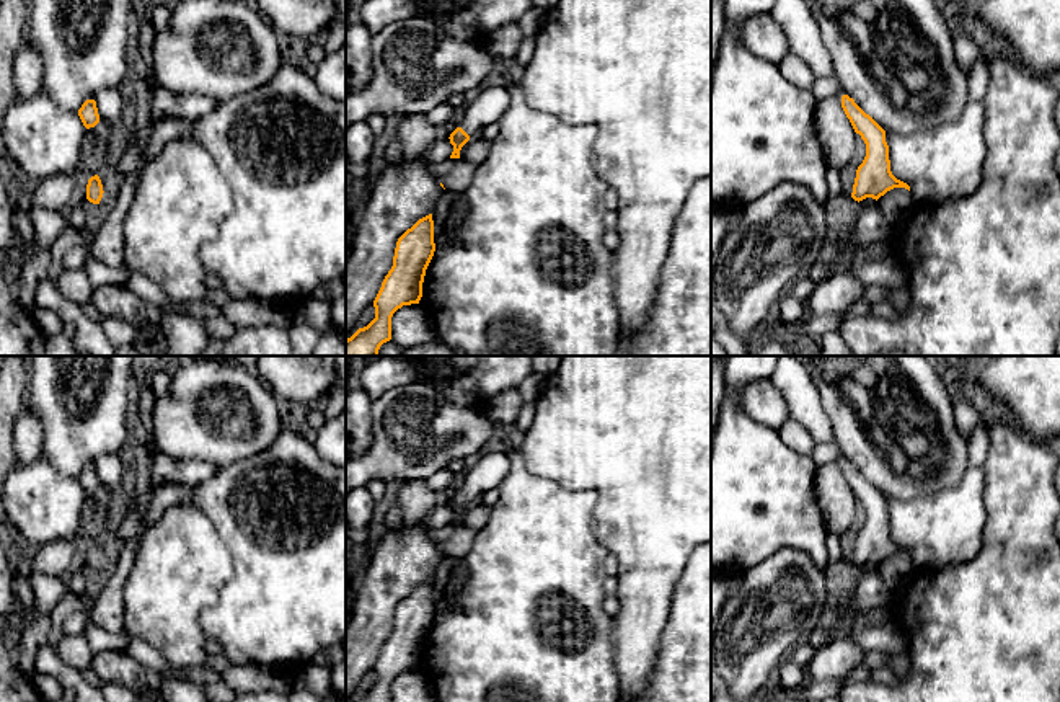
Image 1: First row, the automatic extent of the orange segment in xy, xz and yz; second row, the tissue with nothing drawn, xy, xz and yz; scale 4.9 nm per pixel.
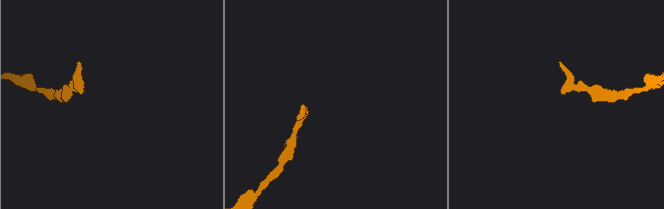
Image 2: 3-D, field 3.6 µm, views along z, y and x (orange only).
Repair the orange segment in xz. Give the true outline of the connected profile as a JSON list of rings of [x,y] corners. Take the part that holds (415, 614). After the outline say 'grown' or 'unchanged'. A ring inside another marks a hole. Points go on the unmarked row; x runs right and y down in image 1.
[[[429,580],[398,604],[393,632],[373,666],[375,684],[352,702],[391,702],[393,679],[403,671],[419,669],[434,617],[434,586]]]; unchanged

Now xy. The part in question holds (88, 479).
[[[86,465],[78,475],[78,482],[86,495],[95,493],[99,488],[96,467]]]; unchanged

